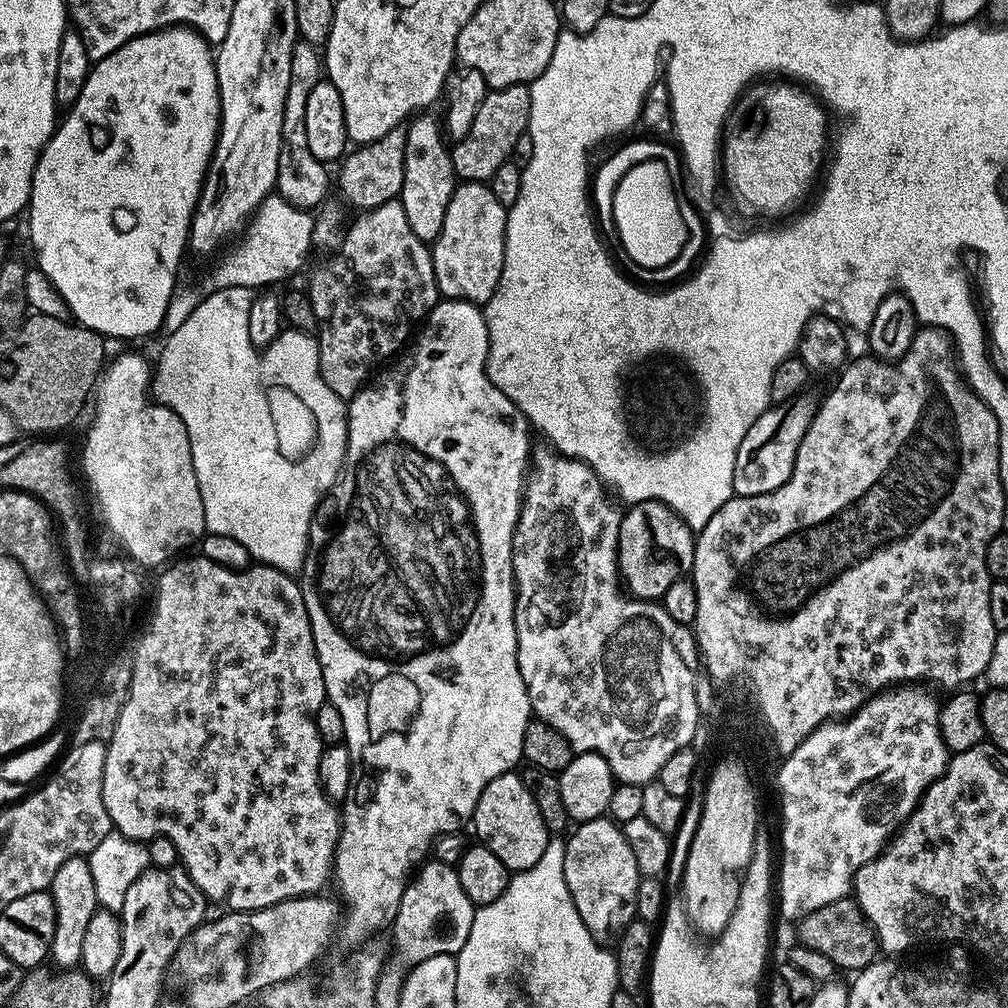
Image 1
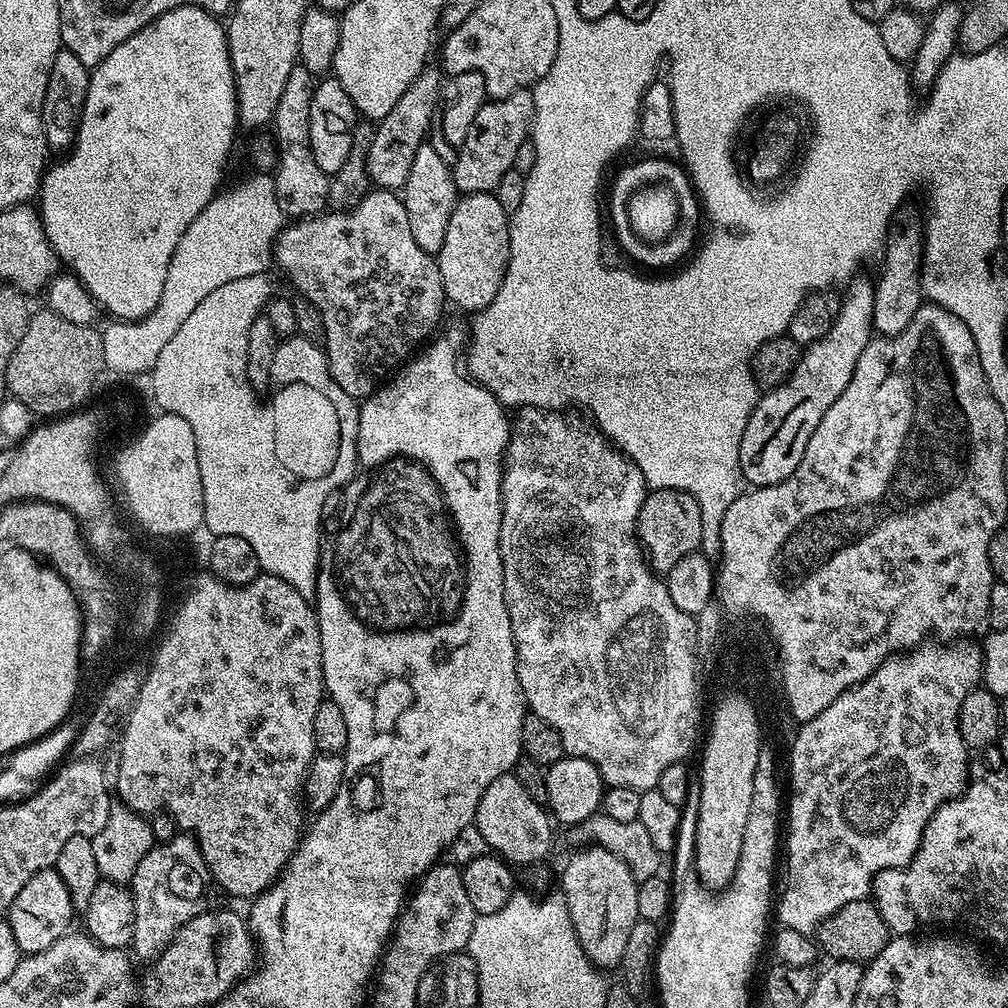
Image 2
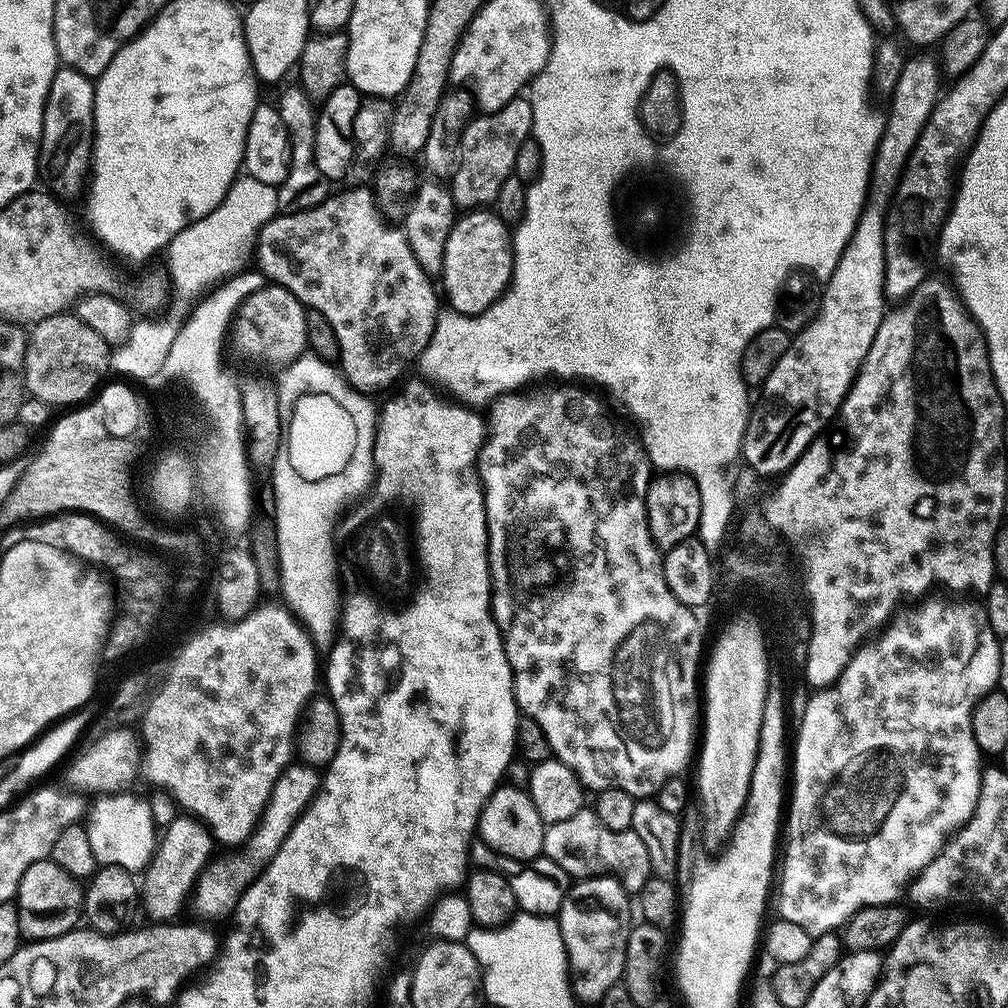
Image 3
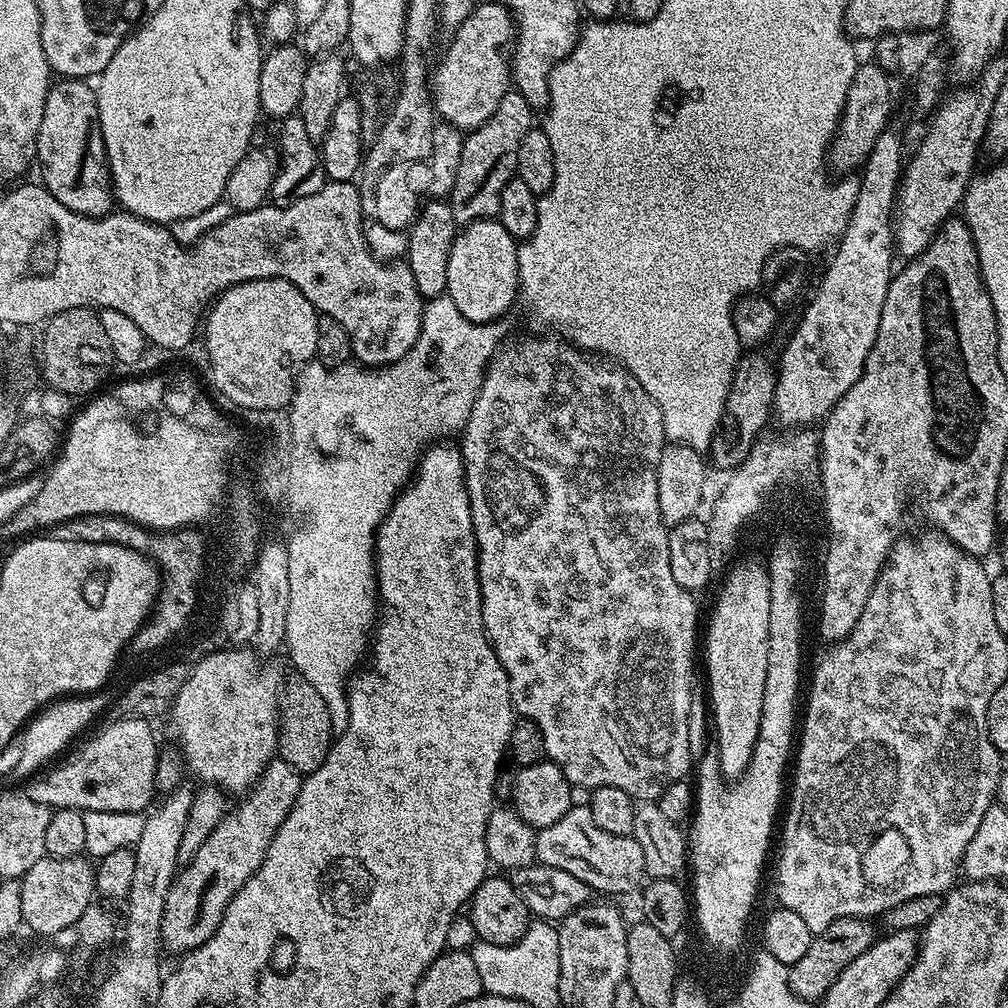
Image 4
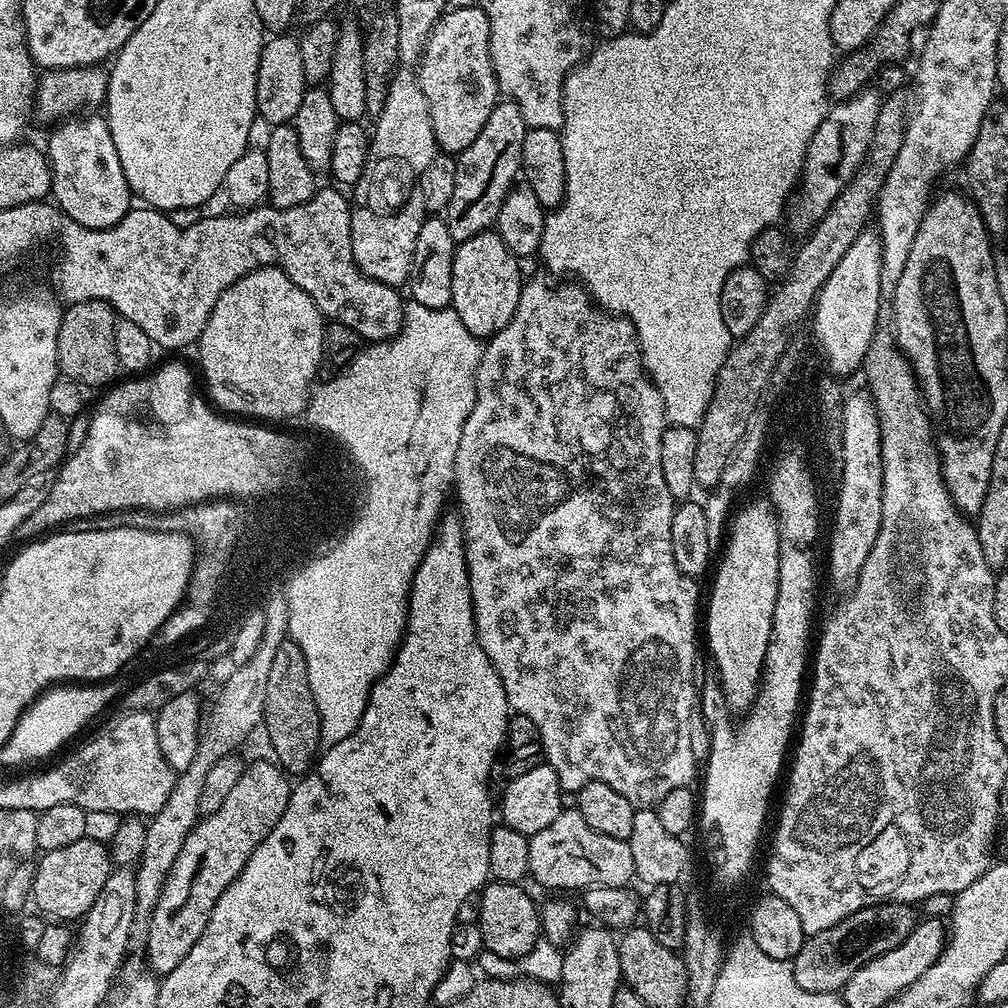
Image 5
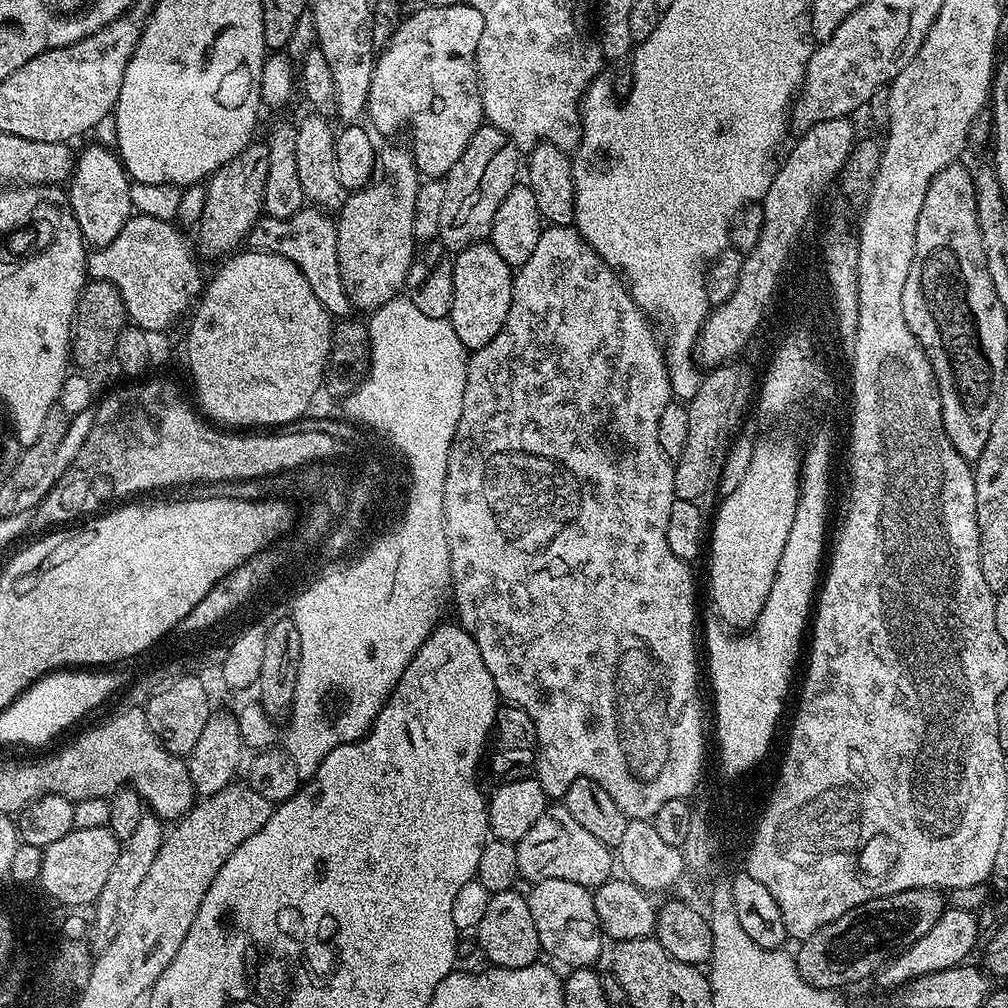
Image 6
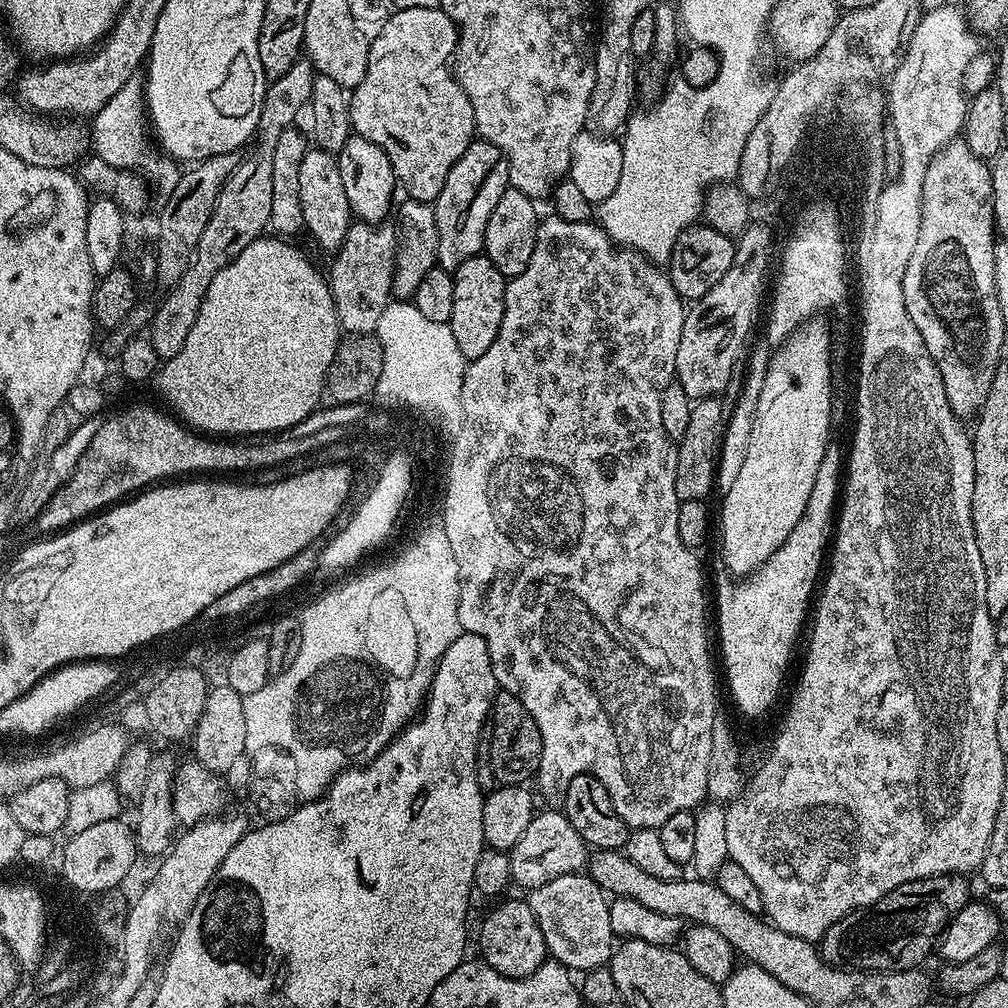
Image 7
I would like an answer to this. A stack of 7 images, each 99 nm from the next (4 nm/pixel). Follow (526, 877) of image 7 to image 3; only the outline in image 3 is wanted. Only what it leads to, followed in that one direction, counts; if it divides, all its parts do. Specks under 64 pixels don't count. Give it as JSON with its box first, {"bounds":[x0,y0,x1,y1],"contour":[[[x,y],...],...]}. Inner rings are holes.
{"bounds":[543,810,652,894],"contour":[[[581,810],[562,822],[547,825],[544,830],[543,855],[558,862],[558,866],[562,866],[569,877],[612,877],[629,894],[638,894],[652,876],[650,854],[646,854],[646,845],[642,843],[642,838],[638,838],[638,834],[631,830],[615,832],[602,826],[592,810]]]}

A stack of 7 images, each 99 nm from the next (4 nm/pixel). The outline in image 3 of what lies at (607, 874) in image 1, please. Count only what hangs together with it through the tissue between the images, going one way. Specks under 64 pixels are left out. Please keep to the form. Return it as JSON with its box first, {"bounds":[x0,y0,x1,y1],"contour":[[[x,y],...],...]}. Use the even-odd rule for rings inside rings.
{"bounds":[558,876,634,1006],"contour":[[[590,876],[587,878],[580,878],[571,885],[570,891],[564,904],[561,906],[558,919],[560,922],[560,933],[564,939],[566,946],[566,954],[568,955],[568,971],[570,973],[570,983],[572,985],[572,995],[578,1001],[581,1000],[584,1004],[592,1004],[592,1006],[599,1005],[600,999],[606,994],[606,990],[610,990],[610,986],[621,983],[624,974],[624,963],[626,962],[626,942],[628,941],[628,934],[634,927],[634,919],[632,920],[632,912],[634,916],[634,908],[628,905],[630,894],[626,891],[617,880],[606,876]]]}

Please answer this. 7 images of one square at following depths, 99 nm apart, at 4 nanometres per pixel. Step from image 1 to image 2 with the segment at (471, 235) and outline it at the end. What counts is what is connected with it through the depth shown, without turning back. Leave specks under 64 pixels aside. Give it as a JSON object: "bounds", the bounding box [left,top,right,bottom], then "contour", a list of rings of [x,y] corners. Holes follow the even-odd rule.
{"bounds":[438,192,510,314],"contour":[[[470,192],[457,199],[456,209],[450,214],[450,226],[446,226],[446,242],[442,242],[442,250],[438,253],[442,286],[449,305],[457,304],[458,307],[465,308],[468,314],[475,314],[486,306],[490,306],[490,302],[494,302],[508,269],[508,259],[510,258],[509,227],[509,213],[502,210],[502,205],[498,203],[495,194]]]}

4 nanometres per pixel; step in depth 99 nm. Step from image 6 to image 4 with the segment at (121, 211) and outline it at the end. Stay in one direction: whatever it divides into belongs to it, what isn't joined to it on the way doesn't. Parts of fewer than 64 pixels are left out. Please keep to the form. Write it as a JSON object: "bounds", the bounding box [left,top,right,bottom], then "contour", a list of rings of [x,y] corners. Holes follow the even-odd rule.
{"bounds":[35,78,114,219],"contour":[[[64,78],[56,83],[49,87],[36,135],[35,157],[42,164],[41,183],[72,212],[103,219],[113,211],[114,194],[104,136],[100,132],[97,93],[80,78]]]}

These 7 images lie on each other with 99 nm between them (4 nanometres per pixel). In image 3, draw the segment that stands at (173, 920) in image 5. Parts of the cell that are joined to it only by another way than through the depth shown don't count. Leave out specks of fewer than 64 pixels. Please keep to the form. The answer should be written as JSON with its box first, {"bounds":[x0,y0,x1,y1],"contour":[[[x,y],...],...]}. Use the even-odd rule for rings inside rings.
{"bounds":[190,762,321,920],"contour":[[[296,762],[284,769],[284,773],[274,782],[272,793],[268,796],[268,804],[260,813],[254,831],[243,842],[242,847],[239,850],[229,851],[232,853],[225,860],[213,859],[200,871],[194,895],[190,900],[190,904],[196,907],[198,915],[205,916],[208,920],[220,920],[223,916],[224,919],[231,917],[232,913],[236,911],[240,895],[264,871],[265,864],[272,859],[272,855],[279,850],[280,844],[286,839],[288,832],[296,825],[296,819],[312,803],[313,795],[321,783],[321,773],[311,766]]]}

